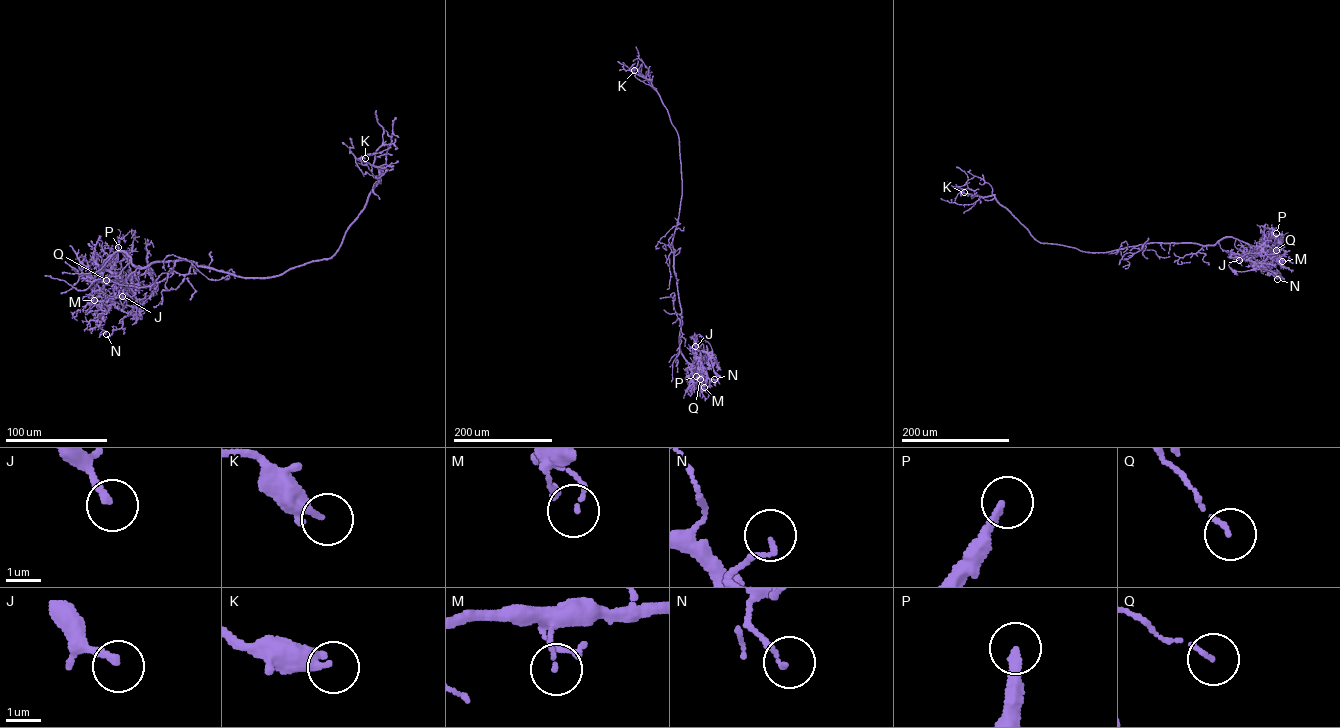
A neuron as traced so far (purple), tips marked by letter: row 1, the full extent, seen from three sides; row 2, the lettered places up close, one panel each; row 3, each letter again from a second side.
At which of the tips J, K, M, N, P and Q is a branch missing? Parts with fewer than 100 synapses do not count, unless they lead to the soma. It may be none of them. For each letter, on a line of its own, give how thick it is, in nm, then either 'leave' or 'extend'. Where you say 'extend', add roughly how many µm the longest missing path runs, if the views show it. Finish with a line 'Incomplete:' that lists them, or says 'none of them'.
J: 190 nm thick; leave
K: 320 nm thick; leave
M: 90 nm thick; leave
N: 120 nm thick; leave
P: 220 nm thick; extend; about 45 µm are missing
Q: 120 nm thick; leave
Incomplete: P

